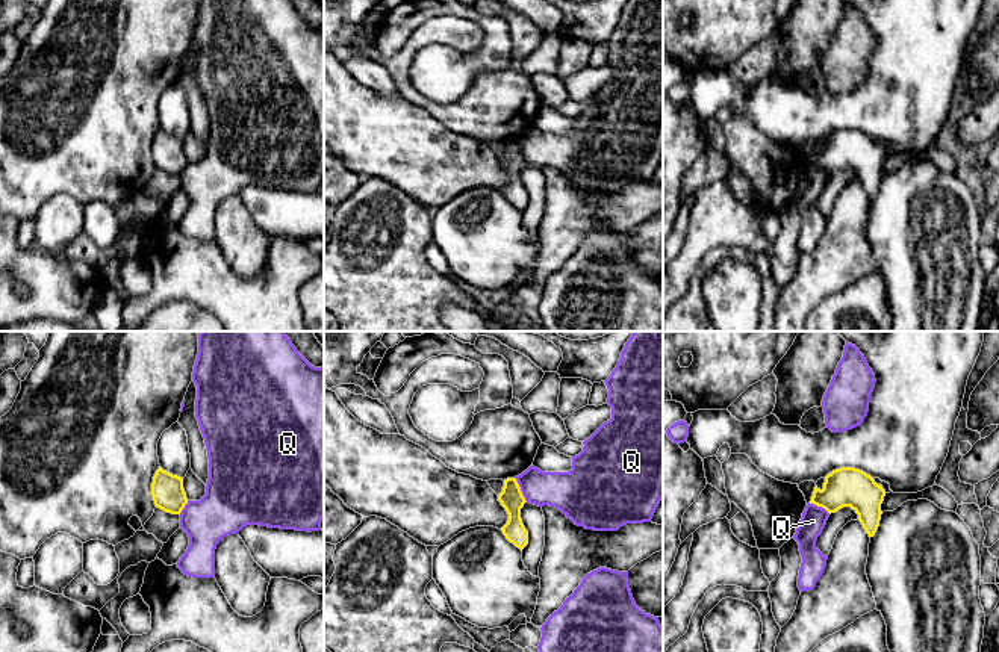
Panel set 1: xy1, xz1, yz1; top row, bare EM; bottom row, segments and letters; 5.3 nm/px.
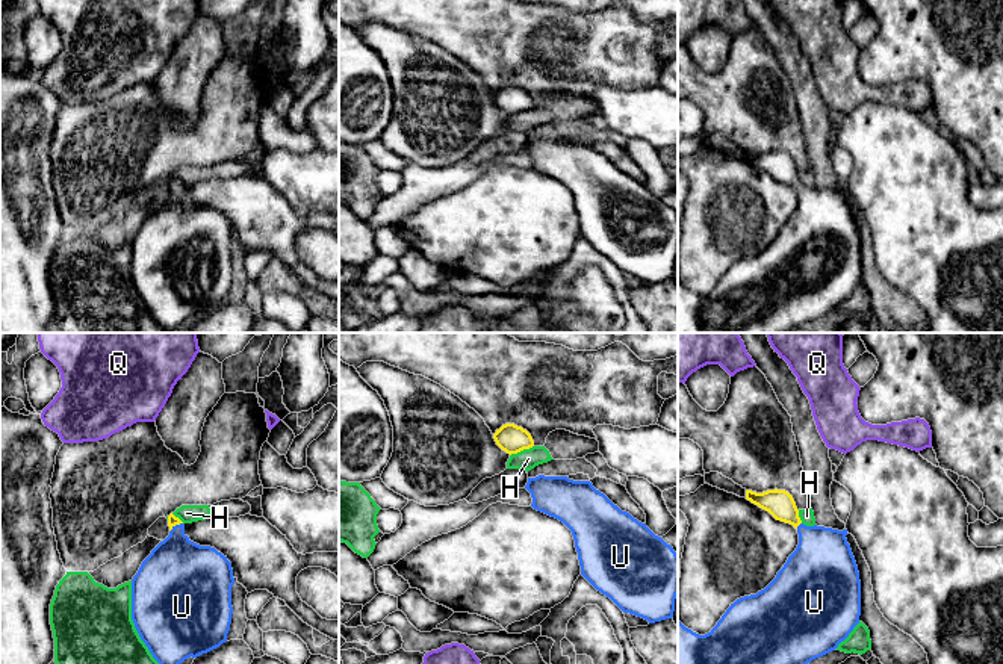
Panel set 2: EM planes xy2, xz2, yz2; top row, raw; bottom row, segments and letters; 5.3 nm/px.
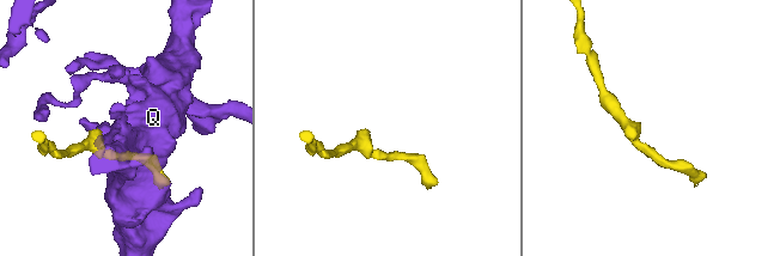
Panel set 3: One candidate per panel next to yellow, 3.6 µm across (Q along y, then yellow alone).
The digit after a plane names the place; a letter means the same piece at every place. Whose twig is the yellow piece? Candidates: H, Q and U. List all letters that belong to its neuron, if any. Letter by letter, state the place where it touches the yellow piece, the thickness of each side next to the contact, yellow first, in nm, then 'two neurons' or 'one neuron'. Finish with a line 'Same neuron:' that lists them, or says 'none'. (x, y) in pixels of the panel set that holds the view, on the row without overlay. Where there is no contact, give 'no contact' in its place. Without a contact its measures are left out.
H: meets yellow in xz2 at (521, 111); 150 nm thick on the yellow side, 110 nm on the other; two neurons
Q: meets yellow in xz1 at (519, 150); 120 nm thick on the yellow side, 200 nm on the other; two neurons
U: meets yellow in xy2 at (176, 185); 60 nm thick on the yellow side, 340 nm on the other; one neuron
Same neuron: U

